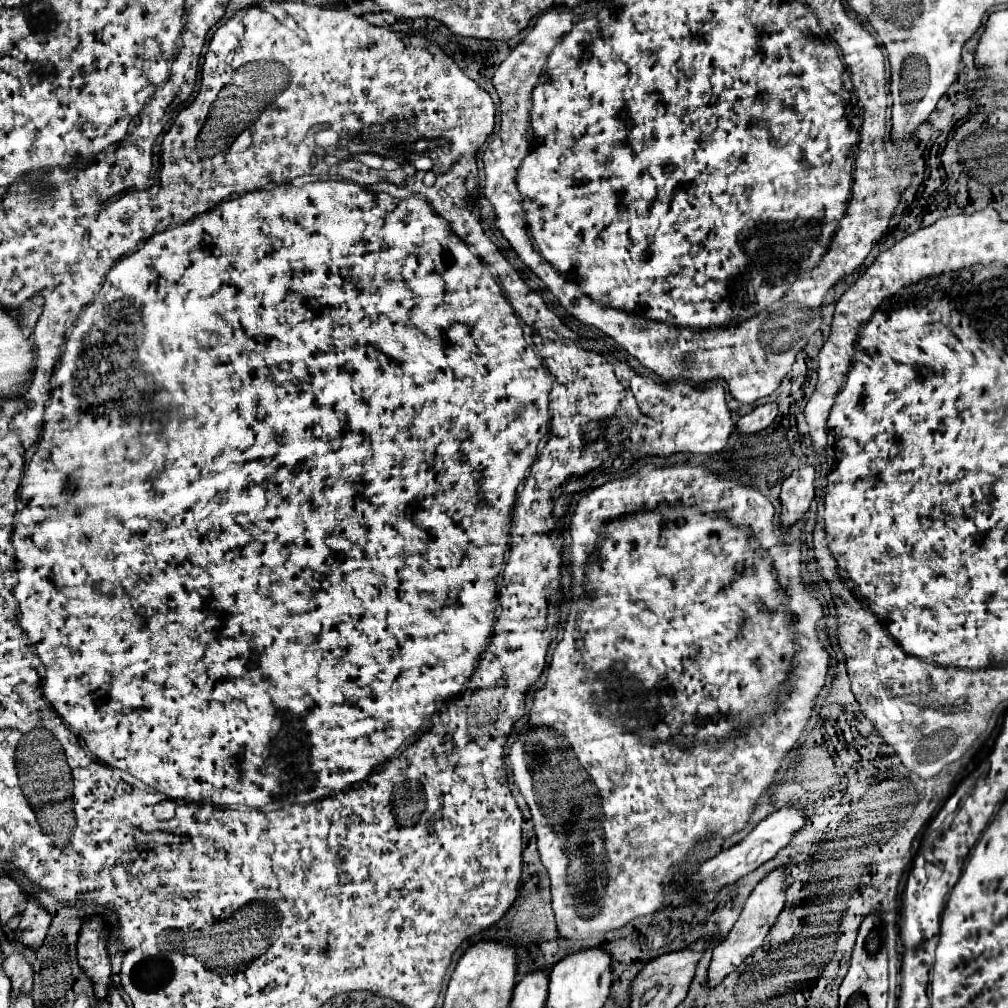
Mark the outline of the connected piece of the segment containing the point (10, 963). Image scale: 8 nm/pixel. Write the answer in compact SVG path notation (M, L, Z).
M14 952L4 960L2 970L12 980L12 994L16 994L16 990L32 990L34 972L32 972L32 966L28 964L26 958L22 958L20 954Z

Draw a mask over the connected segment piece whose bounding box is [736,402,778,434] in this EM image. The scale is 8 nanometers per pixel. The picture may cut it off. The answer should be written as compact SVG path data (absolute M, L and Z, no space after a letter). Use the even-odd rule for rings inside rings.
M772 402L772 404L764 404L764 406L758 406L754 408L748 416L742 416L738 422L736 422L736 428L742 432L742 434L754 434L754 432L760 432L764 428L768 428L772 424L772 420L776 418L778 414L778 406Z

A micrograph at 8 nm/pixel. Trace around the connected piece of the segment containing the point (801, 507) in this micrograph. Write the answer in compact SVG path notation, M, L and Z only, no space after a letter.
M802 464L782 484L782 524L790 526L802 518L814 500L814 464Z

